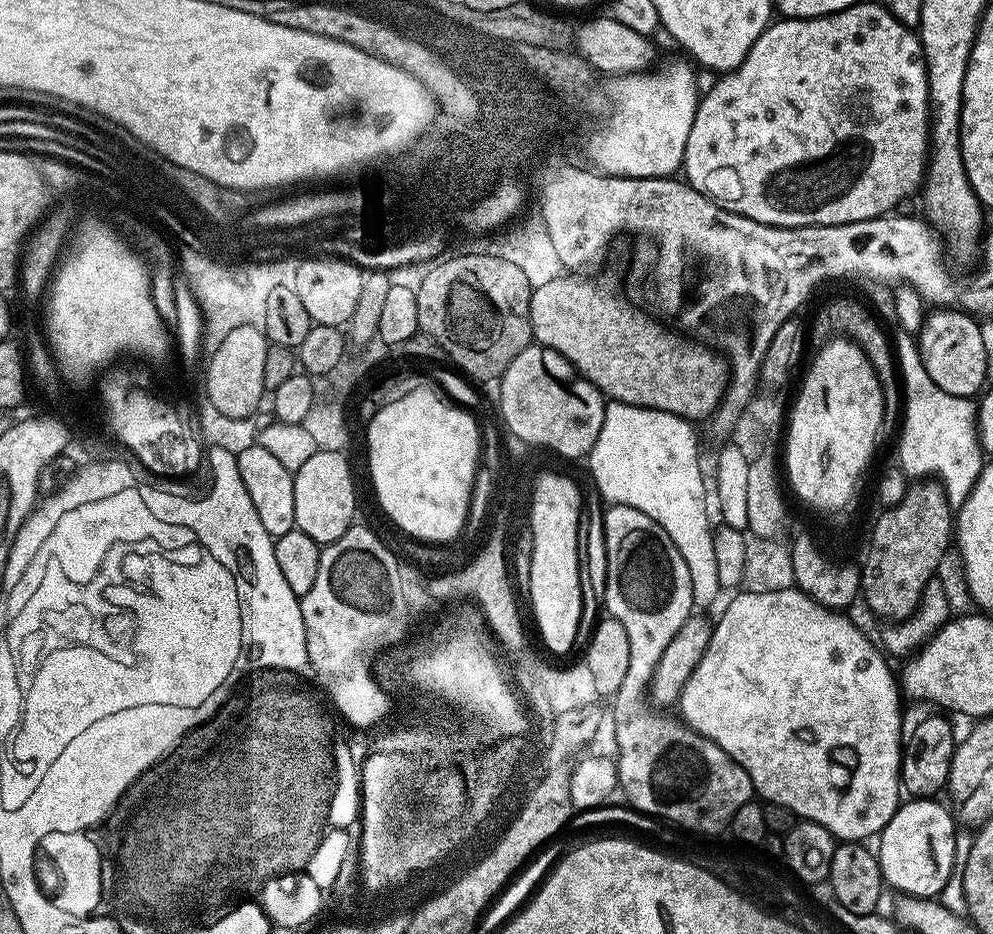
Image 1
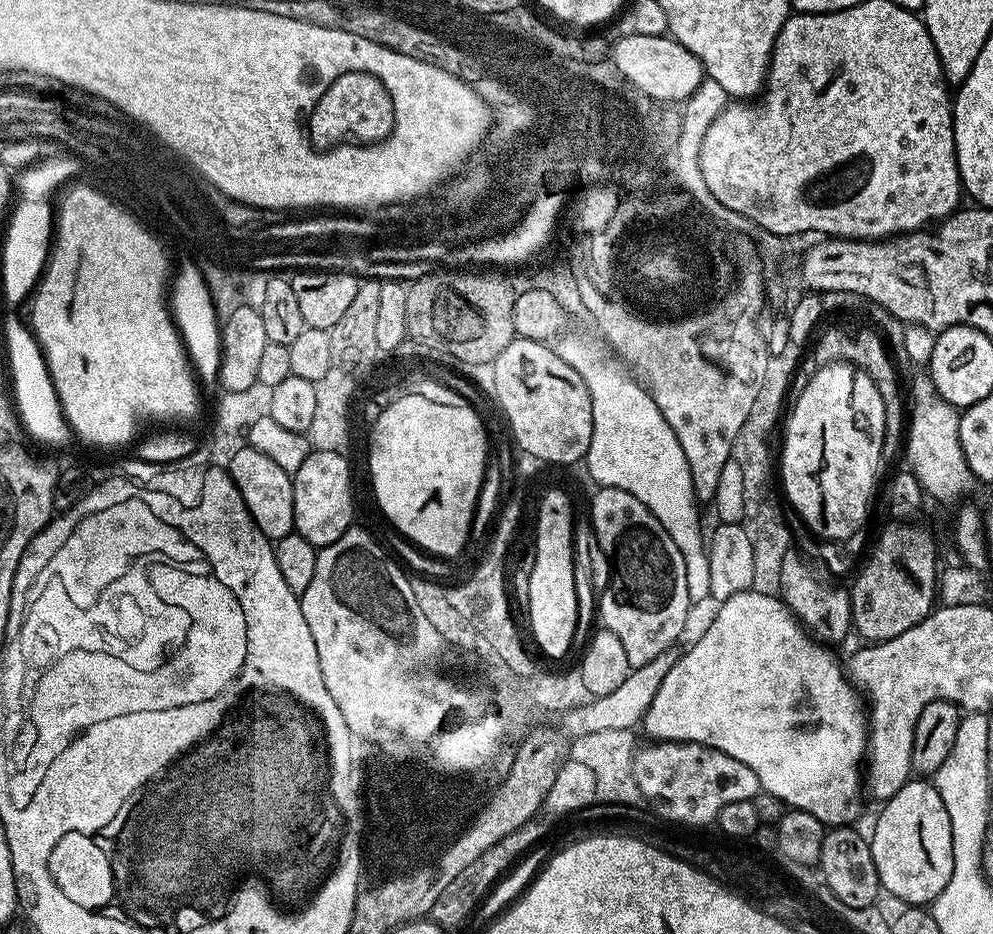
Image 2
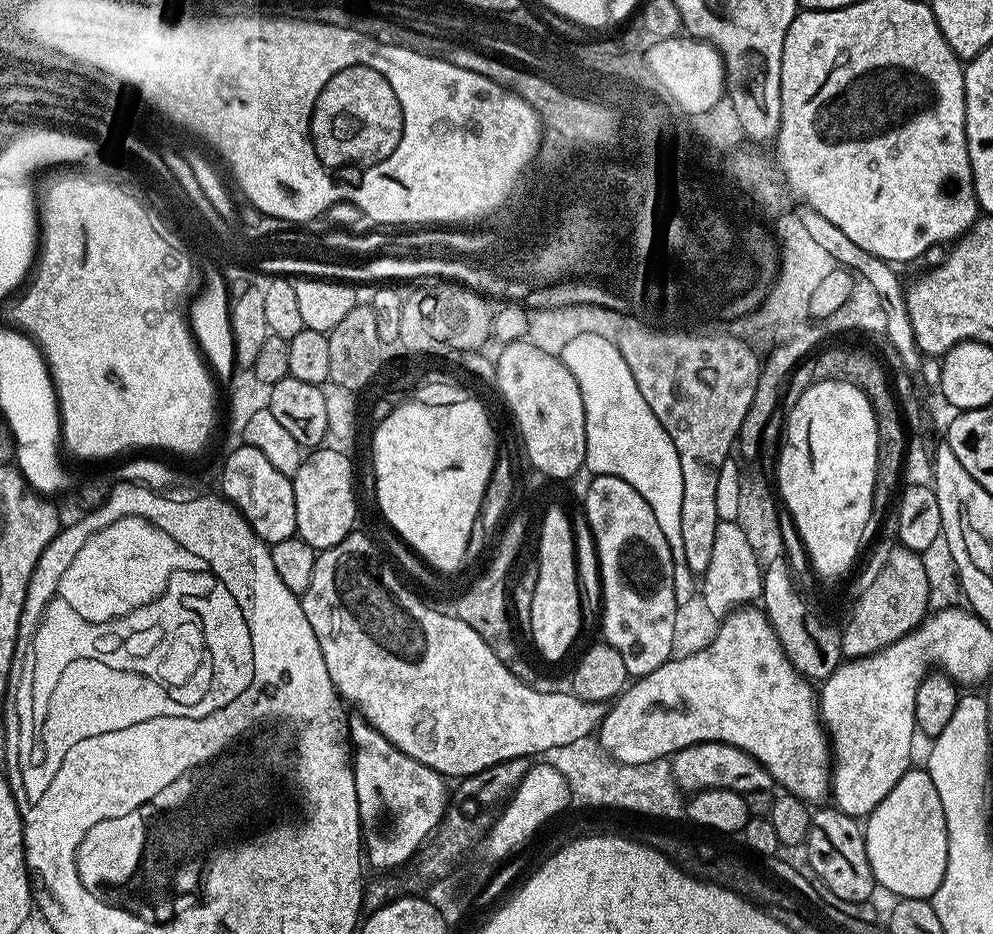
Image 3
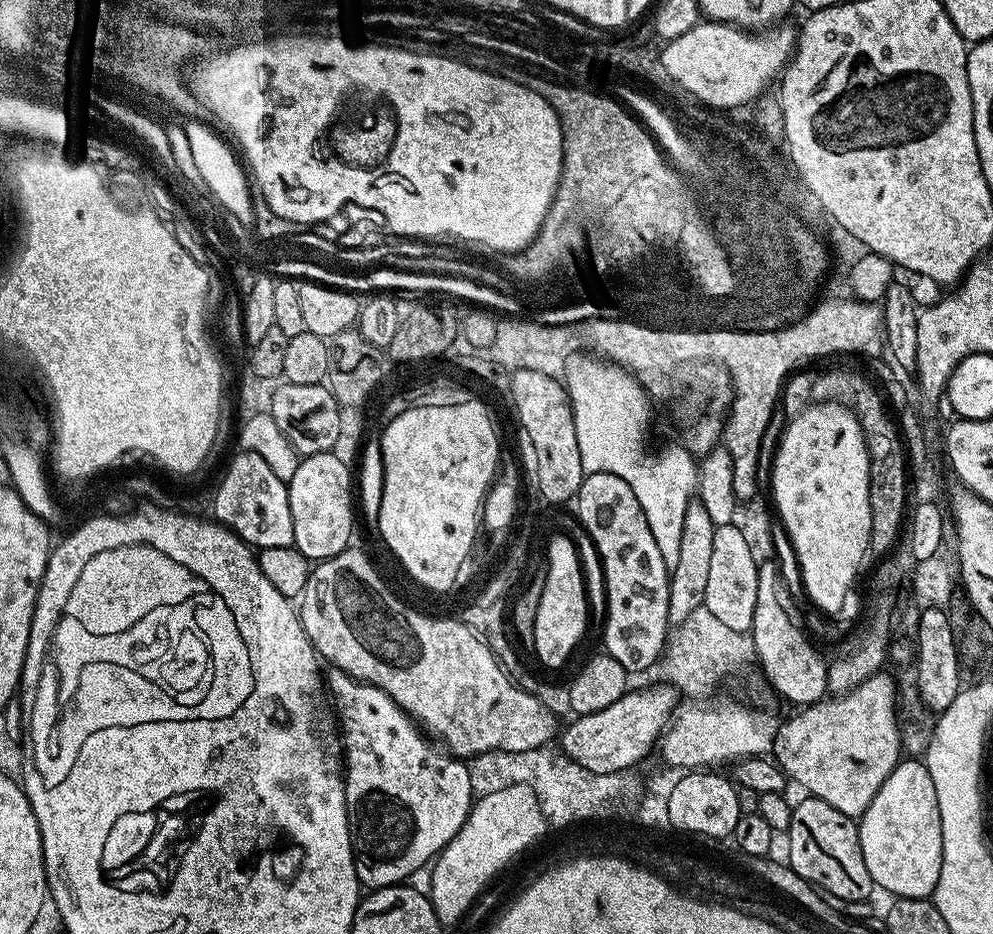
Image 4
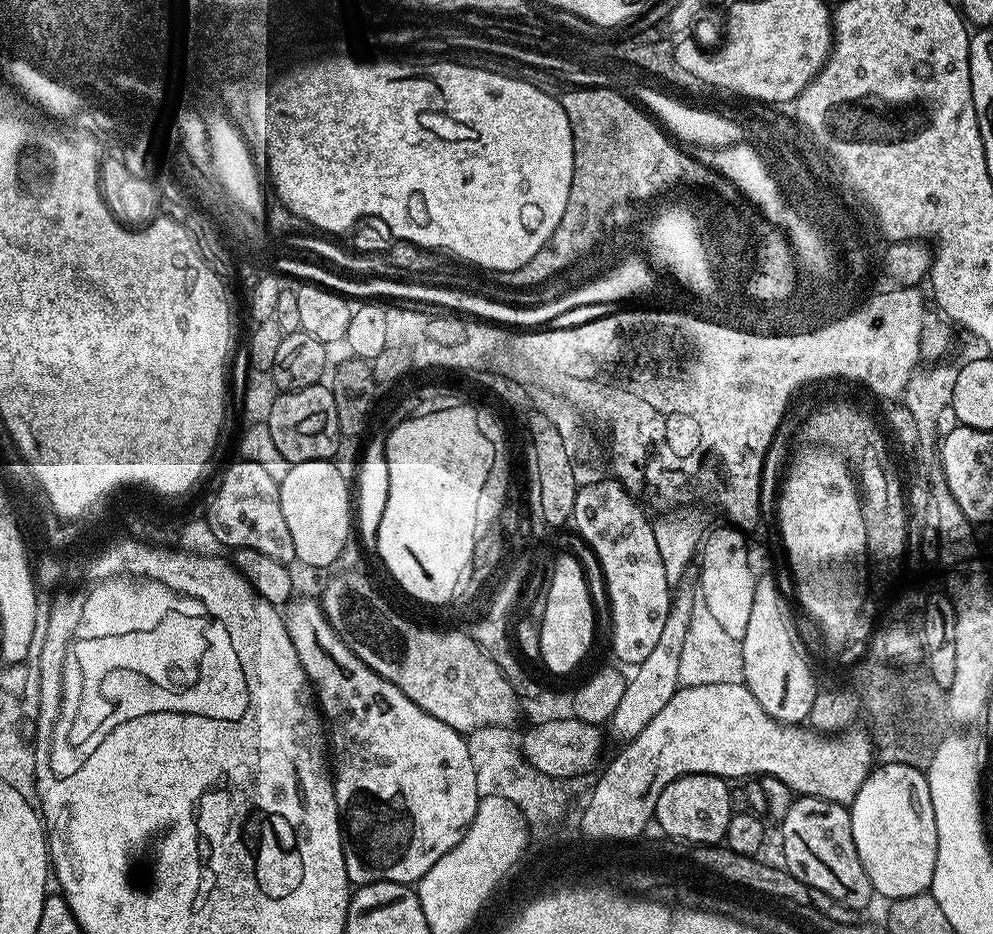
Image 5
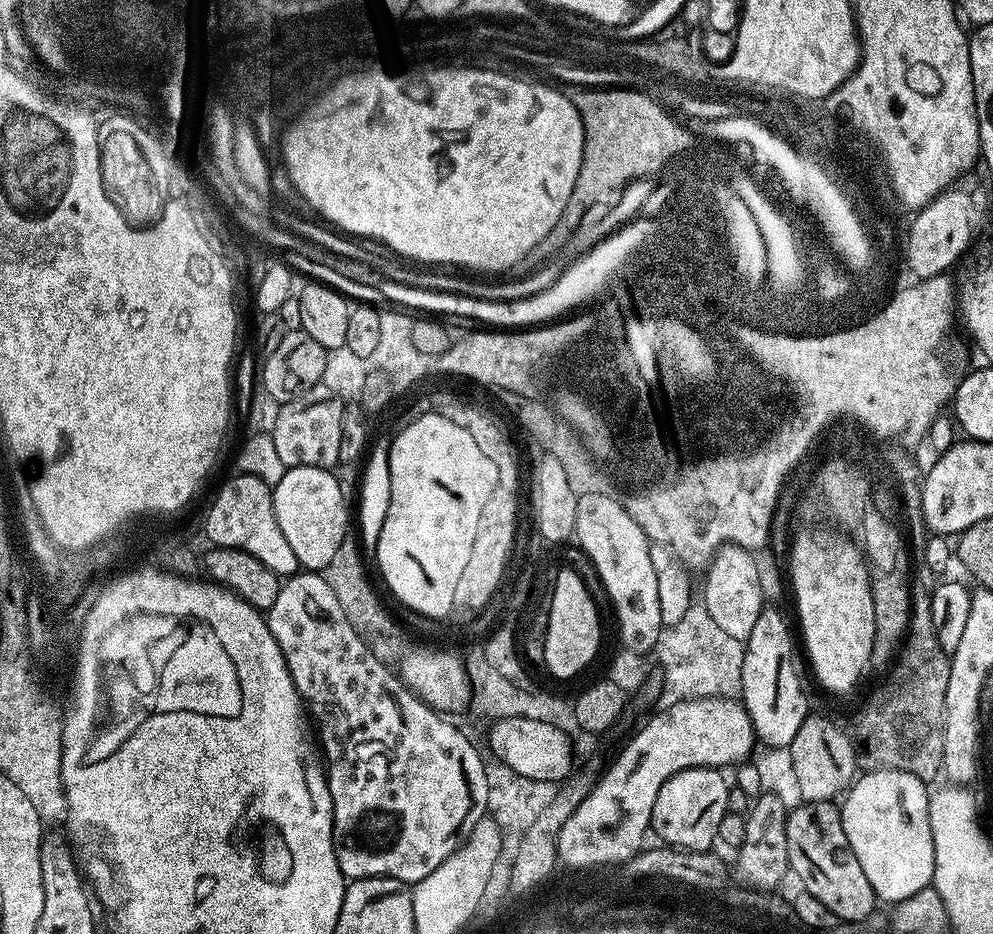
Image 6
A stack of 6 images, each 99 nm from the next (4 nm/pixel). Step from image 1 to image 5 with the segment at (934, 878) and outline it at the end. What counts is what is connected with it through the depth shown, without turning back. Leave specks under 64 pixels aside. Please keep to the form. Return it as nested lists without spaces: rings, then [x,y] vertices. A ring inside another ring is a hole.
[[[880,764],[873,767],[872,773],[862,782],[858,794],[852,799],[850,805],[852,813],[852,833],[854,834],[854,846],[858,846],[858,858],[862,858],[862,866],[872,883],[873,892],[881,892],[883,896],[889,896],[893,900],[901,900],[907,896],[913,896],[919,892],[928,892],[932,886],[934,870],[936,869],[936,847],[938,846],[938,834],[934,822],[934,802],[930,802],[930,786],[928,777],[923,771],[914,766],[902,766],[901,764]]]

